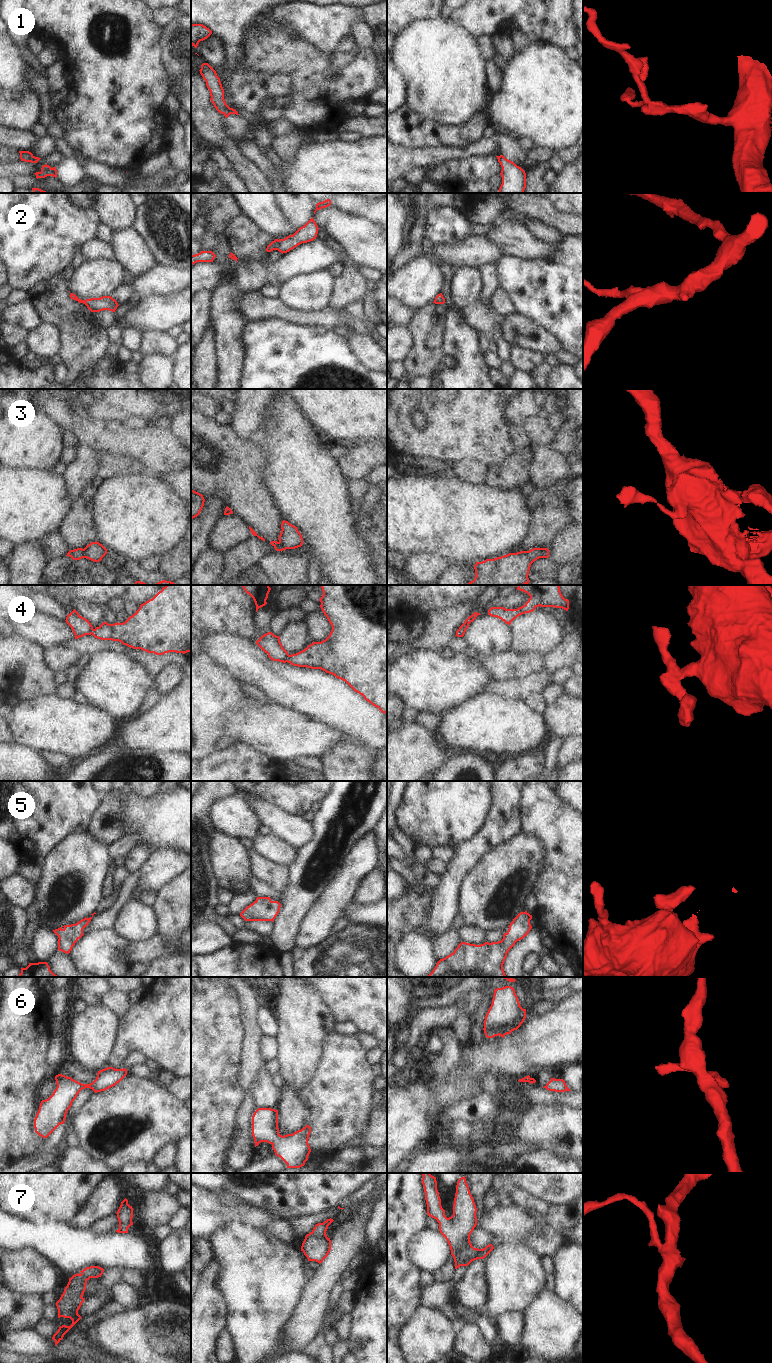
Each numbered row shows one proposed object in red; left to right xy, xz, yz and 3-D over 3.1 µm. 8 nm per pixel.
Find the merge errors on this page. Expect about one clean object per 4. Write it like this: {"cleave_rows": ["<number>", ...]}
{"cleave_rows": ["3", "4"]}

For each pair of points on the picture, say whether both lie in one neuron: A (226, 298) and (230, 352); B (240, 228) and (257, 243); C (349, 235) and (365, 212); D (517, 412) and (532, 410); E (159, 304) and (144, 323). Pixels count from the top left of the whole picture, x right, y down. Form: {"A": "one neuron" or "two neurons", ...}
{"A": "one neuron", "B": "one neuron", "C": "two neurons", "D": "one neuron", "E": "one neuron"}

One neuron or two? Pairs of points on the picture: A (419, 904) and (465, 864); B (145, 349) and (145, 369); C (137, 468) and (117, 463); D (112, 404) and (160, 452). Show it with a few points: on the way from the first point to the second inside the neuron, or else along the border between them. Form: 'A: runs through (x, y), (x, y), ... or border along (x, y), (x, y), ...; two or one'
A: border along (436, 888), (432, 897), (431, 913); two
B: border along (144, 355), (159, 354), (169, 356); two
C: runs through (132, 466), (122, 465); one
D: border along (98, 419), (121, 422); two

